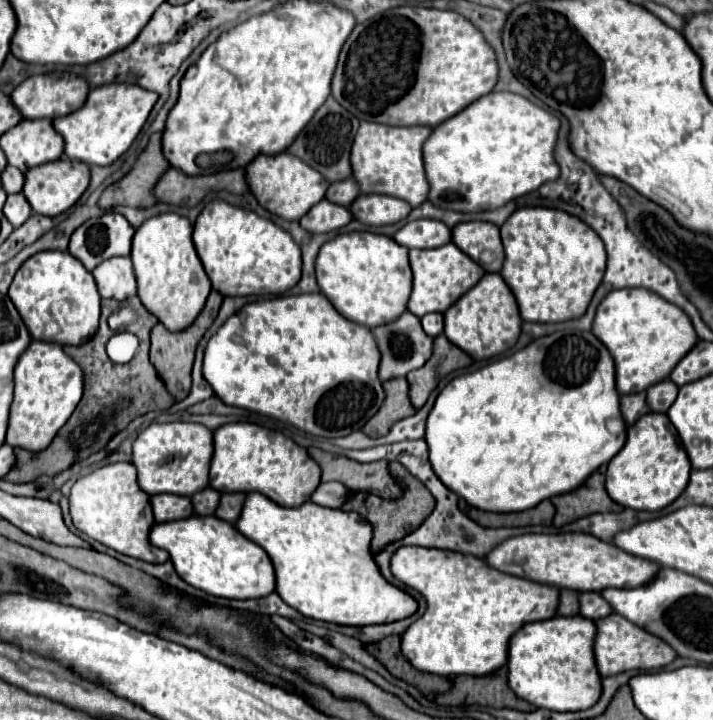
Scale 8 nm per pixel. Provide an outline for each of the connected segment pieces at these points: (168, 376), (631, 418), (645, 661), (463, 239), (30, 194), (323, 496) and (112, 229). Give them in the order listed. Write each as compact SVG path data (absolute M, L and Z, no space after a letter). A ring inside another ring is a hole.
M211 291L203 311L199 313L199 317L183 331L169 331L165 325L157 323L153 329L151 329L151 363L155 365L159 377L163 379L165 387L171 391L171 395L175 397L175 401L181 401L189 395L189 389L191 389L191 367L193 367L193 357L195 357L195 347L199 343L199 339L205 335L205 331L211 327L213 319L217 317L217 311L221 307L221 301L223 301L223 295L219 291Z
M645 393L621 395L621 413L623 413L627 425L633 425L647 411L649 411L649 407L645 403Z
M611 613L599 621L595 621L597 625L597 635L595 635L595 663L599 669L601 677L609 677L609 675L617 675L623 671L631 671L631 669L661 669L665 665L669 665L677 655L675 651L661 641L659 637L653 637L651 633L647 633L645 629L631 625L631 621L627 621L625 617Z
M469 221L469 223L459 223L453 227L453 243L467 253L473 261L483 265L485 271L501 271L503 263L503 245L499 237L499 227L487 221ZM483 251L493 251L495 261L485 265L479 261L479 255Z
M59 159L59 161L47 163L47 165L29 169L25 173L23 195L35 213L45 215L45 217L57 217L63 211L67 211L71 205L77 203L77 199L85 193L87 185L89 185L89 167L85 163Z
M331 481L331 483L321 483L315 493L311 495L311 501L321 505L321 507L331 507L331 509L339 509L347 497L347 487L337 483L337 481Z
M105 213L85 221L71 235L69 253L77 257L89 271L101 261L131 253L131 237L135 229L121 213Z

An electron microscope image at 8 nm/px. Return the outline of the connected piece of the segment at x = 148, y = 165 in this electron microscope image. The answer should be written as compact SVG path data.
M153 133L147 149L139 155L133 169L121 181L107 187L101 199L103 209L111 209L115 205L149 207L157 203L153 189L159 177L171 167L163 155L161 139L163 139L163 133Z

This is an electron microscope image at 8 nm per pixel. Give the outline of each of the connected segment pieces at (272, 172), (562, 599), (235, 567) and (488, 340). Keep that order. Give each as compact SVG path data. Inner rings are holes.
M289 151L255 157L255 161L247 165L247 183L257 201L267 211L289 221L299 221L313 205L325 197L329 189L329 181L317 169L311 169L311 165L299 161L299 157L291 155Z
M561 589L559 593L559 609L557 615L577 615L579 613L579 597L571 589Z
M213 515L155 523L151 527L149 541L171 555L175 571L185 583L209 595L225 599L255 599L275 589L275 573L269 555L259 545L243 537L231 523Z
M485 273L473 289L469 289L445 311L447 339L473 359L489 359L511 349L519 339L521 323L517 301L499 273Z

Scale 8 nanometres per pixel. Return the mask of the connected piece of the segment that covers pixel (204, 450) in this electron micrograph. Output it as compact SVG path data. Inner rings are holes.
M151 423L133 443L131 463L137 469L137 483L149 495L187 495L209 485L209 461L213 455L213 433L199 423Z

